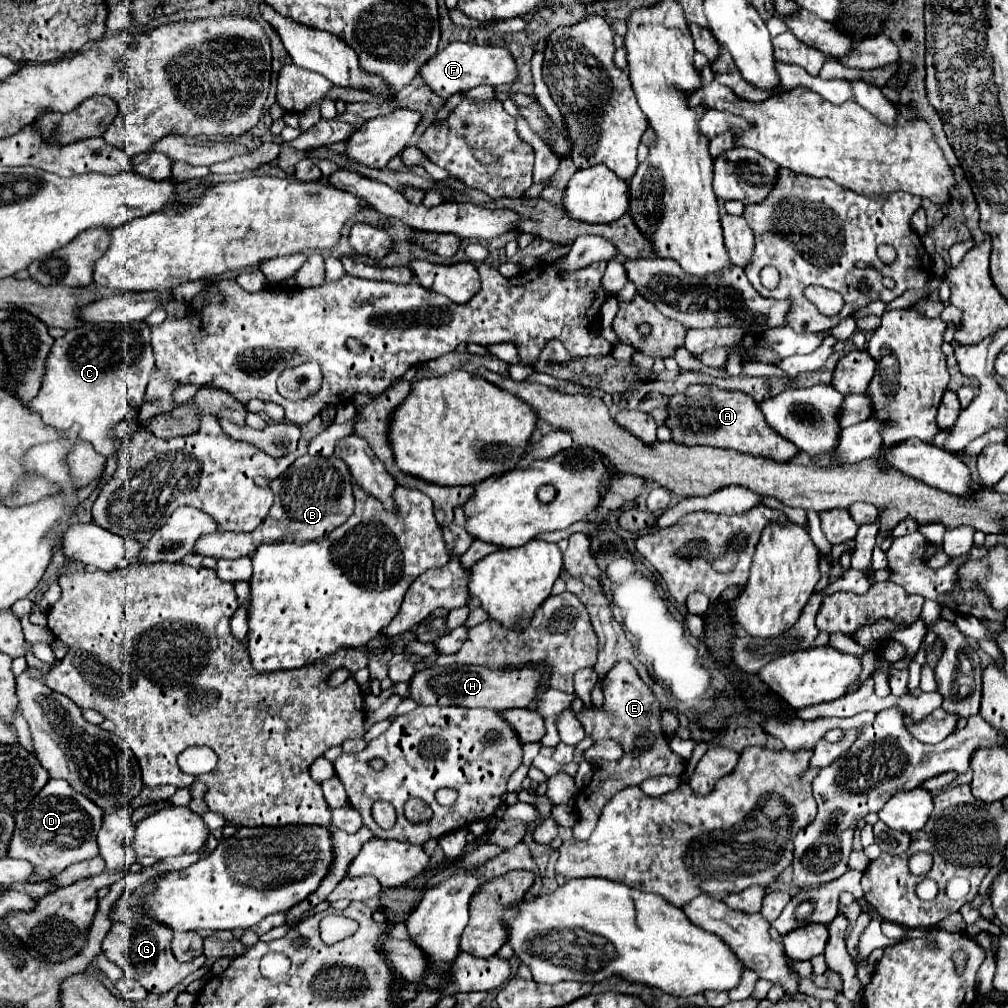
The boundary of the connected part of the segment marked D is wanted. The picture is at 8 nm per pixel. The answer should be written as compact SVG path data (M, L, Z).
M49 779L41 793L27 809L15 815L15 833L9 845L9 857L27 859L35 865L35 875L29 881L41 881L59 875L71 863L93 859L99 853L97 831L101 829L103 811L85 795L75 793L63 779Z

